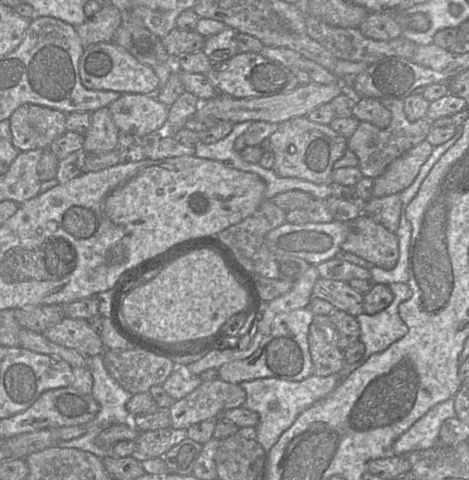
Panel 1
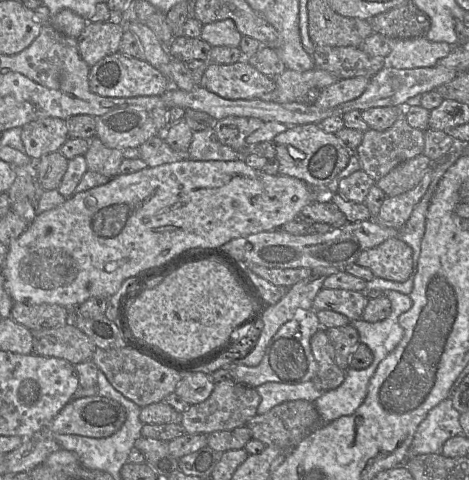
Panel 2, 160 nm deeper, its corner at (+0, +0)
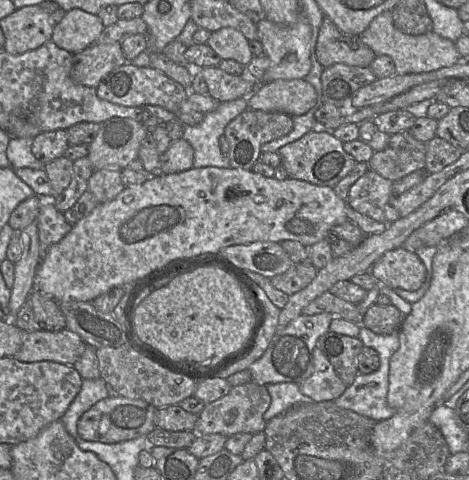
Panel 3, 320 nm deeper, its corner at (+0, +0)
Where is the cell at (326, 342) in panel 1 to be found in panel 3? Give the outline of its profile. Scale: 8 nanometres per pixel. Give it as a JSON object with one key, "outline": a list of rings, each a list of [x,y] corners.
{"outline":[[[317,346],[313,350],[312,373],[298,385],[301,393],[312,398],[314,402],[333,401],[347,388]]]}

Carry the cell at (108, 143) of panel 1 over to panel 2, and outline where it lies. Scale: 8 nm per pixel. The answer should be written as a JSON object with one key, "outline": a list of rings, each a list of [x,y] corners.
{"outline":[[[96,136],[89,141],[84,157],[88,170],[109,178],[119,175],[119,167],[124,160],[121,150],[105,146]]]}

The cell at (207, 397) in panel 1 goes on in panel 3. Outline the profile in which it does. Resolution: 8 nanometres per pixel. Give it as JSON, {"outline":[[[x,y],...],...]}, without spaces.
{"outline":[[[250,381],[245,384],[232,386],[230,391],[221,398],[205,404],[198,414],[195,431],[198,435],[223,434],[231,436],[236,433],[255,434],[264,430],[266,421],[264,413],[271,403],[271,396],[265,385]]]}

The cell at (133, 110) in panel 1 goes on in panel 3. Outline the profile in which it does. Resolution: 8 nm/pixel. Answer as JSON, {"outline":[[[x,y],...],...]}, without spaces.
{"outline":[[[113,117],[100,123],[99,131],[89,144],[88,158],[94,170],[120,170],[127,168],[129,163],[138,158],[138,151],[148,129],[132,118]]]}

